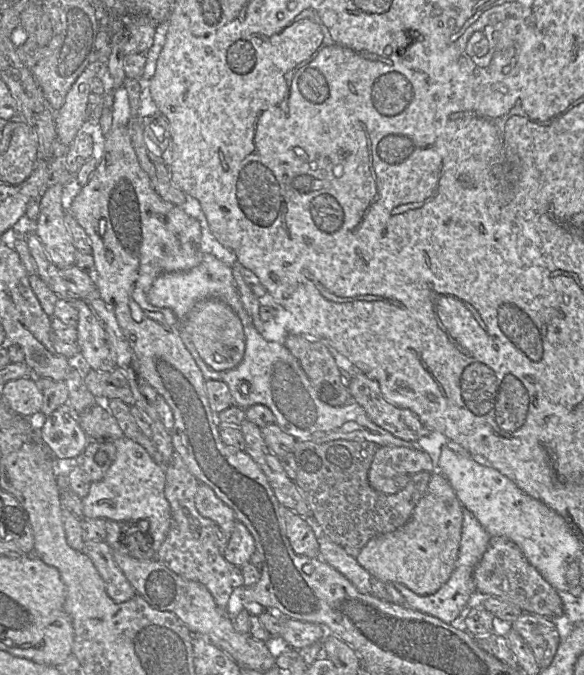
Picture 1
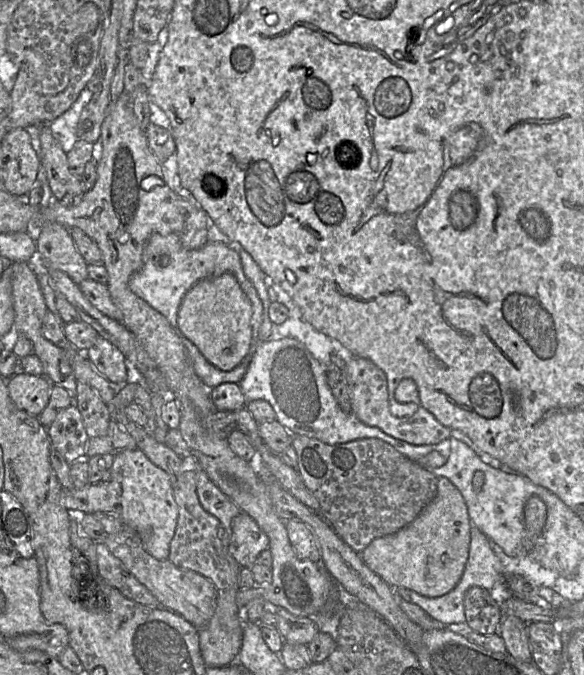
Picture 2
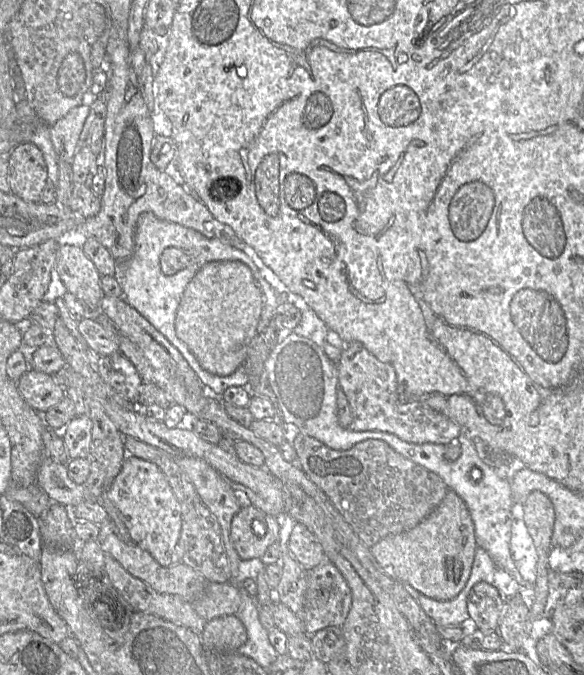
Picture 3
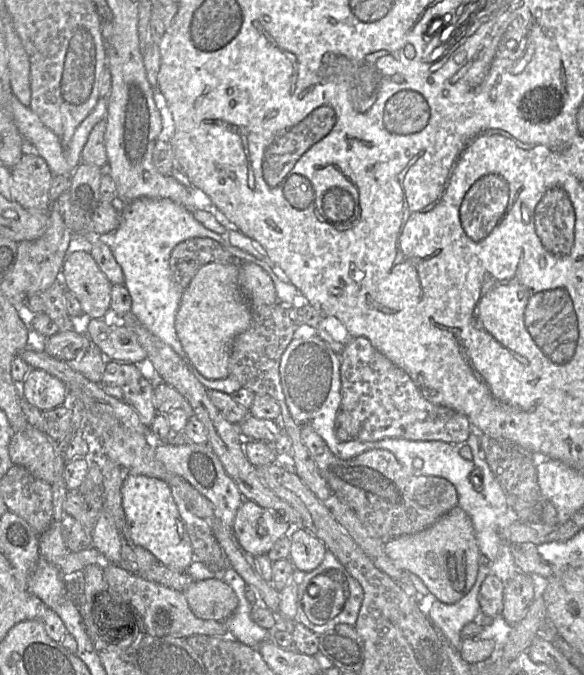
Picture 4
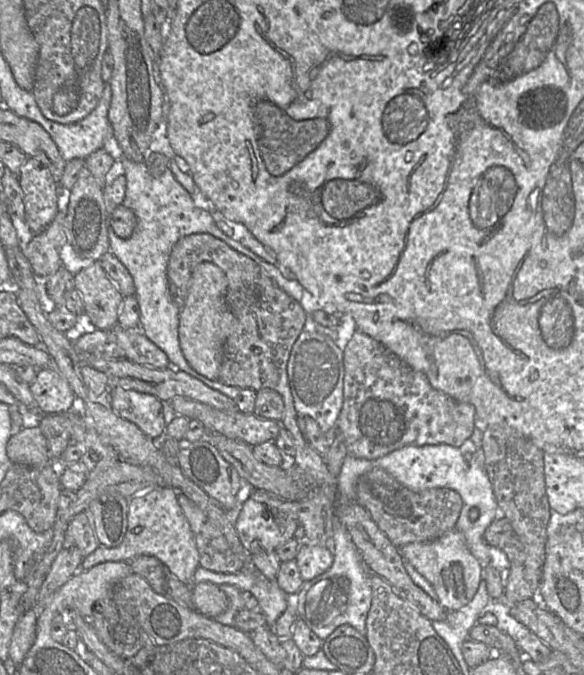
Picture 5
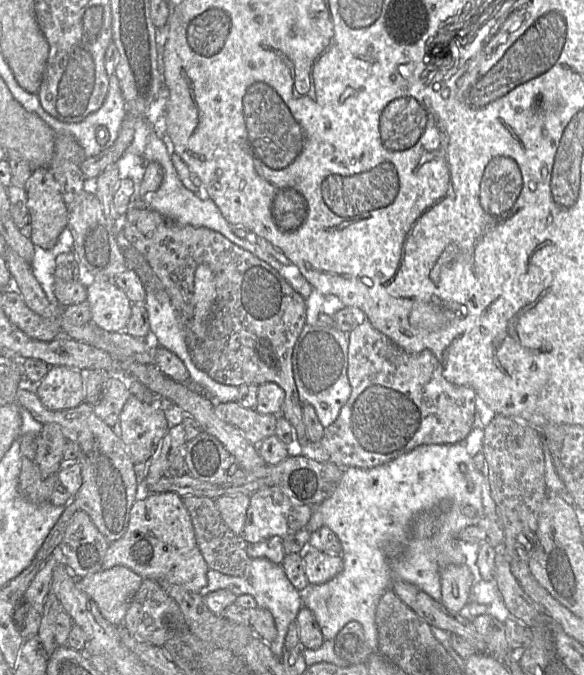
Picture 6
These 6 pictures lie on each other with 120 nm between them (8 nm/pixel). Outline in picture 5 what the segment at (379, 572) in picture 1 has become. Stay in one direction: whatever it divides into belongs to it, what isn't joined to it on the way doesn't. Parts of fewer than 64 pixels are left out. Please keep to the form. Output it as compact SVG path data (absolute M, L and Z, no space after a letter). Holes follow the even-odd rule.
M455 528L439 538L427 542L412 542L397 547L408 561L434 588L437 601L447 611L459 610L468 604L483 578L483 567L469 551L465 538Z

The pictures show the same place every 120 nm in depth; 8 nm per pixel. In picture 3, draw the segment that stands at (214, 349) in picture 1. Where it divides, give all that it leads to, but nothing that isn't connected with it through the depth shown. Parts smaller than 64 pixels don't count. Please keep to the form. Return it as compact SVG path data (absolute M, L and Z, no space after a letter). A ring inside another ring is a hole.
M239 261L210 262L196 273L182 295L175 319L175 333L203 369L218 376L229 376L243 366L249 344L257 333L263 304L264 295L247 265Z

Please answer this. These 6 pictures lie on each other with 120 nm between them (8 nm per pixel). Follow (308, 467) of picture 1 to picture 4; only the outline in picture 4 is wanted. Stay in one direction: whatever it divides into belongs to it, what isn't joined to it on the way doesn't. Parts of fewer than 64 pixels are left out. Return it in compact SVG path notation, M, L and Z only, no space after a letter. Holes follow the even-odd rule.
M310 426L301 427L301 440L316 463L321 476L346 499L370 534L380 538L384 543L430 527L458 505L458 494L451 482L442 477L412 474L400 464L392 452L386 449L367 450L353 458L343 460L332 453L322 437Z

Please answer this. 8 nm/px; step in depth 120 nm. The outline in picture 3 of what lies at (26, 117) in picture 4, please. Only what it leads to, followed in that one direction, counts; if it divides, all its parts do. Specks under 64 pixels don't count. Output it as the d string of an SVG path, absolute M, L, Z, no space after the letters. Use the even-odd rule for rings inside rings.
M80 105L71 109L51 126L44 123L35 126L30 142L41 151L47 168L48 181L55 186L59 181L58 157L64 156L71 165L89 111L90 106Z

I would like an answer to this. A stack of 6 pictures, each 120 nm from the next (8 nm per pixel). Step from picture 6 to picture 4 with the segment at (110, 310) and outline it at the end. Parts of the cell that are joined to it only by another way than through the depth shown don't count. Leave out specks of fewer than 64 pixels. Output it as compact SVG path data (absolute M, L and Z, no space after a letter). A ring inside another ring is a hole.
M84 251L66 256L61 274L64 287L80 302L91 319L103 319L110 310L112 284L93 257Z

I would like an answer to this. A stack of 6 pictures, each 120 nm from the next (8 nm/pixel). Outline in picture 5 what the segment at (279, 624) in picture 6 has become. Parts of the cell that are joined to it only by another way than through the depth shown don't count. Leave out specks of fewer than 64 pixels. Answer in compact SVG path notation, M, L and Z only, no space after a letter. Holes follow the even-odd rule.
M198 566L192 585L210 582L216 585L229 584L240 591L250 592L258 600L258 610L266 618L267 626L275 626L277 619L286 610L288 594L283 591L276 580L268 579L257 569L243 569L237 573L217 573Z

